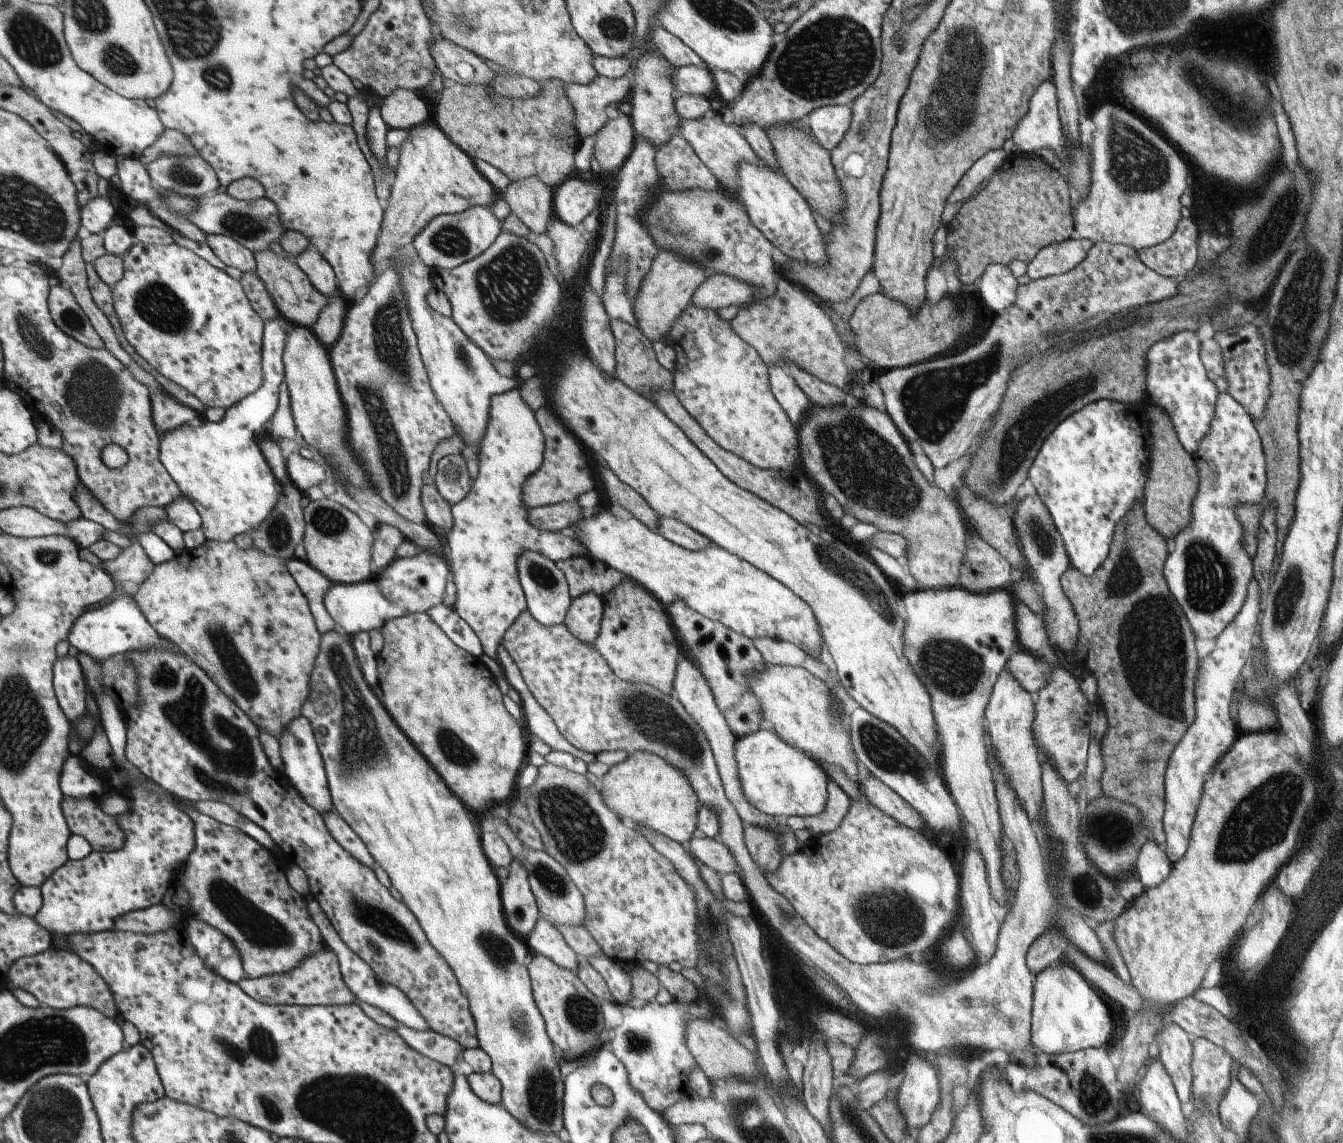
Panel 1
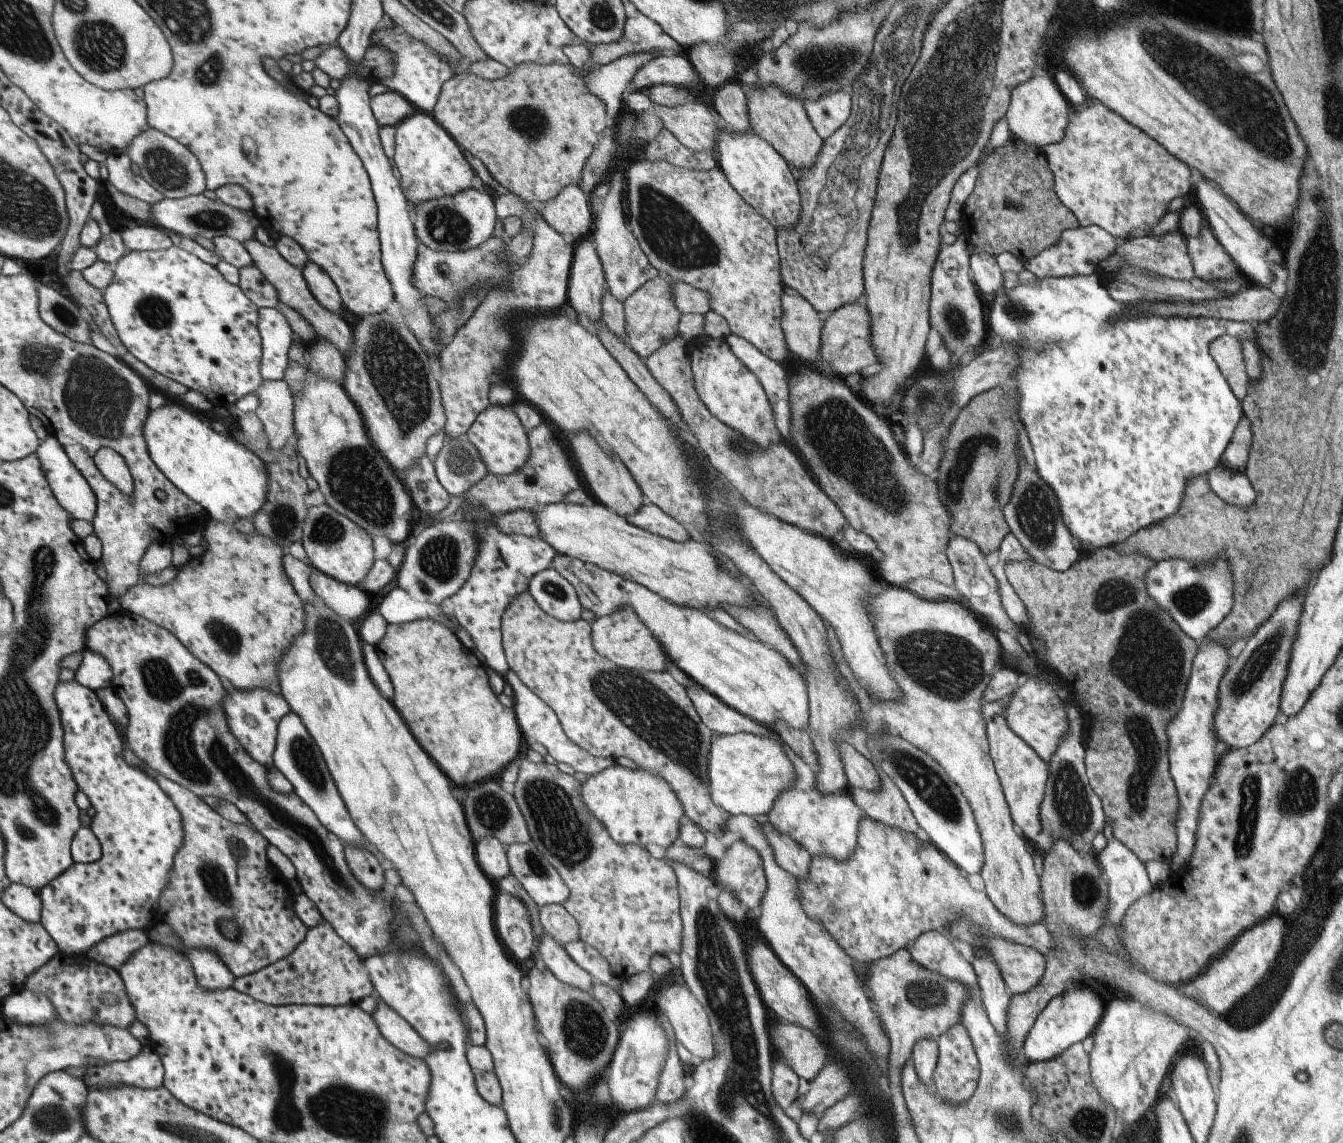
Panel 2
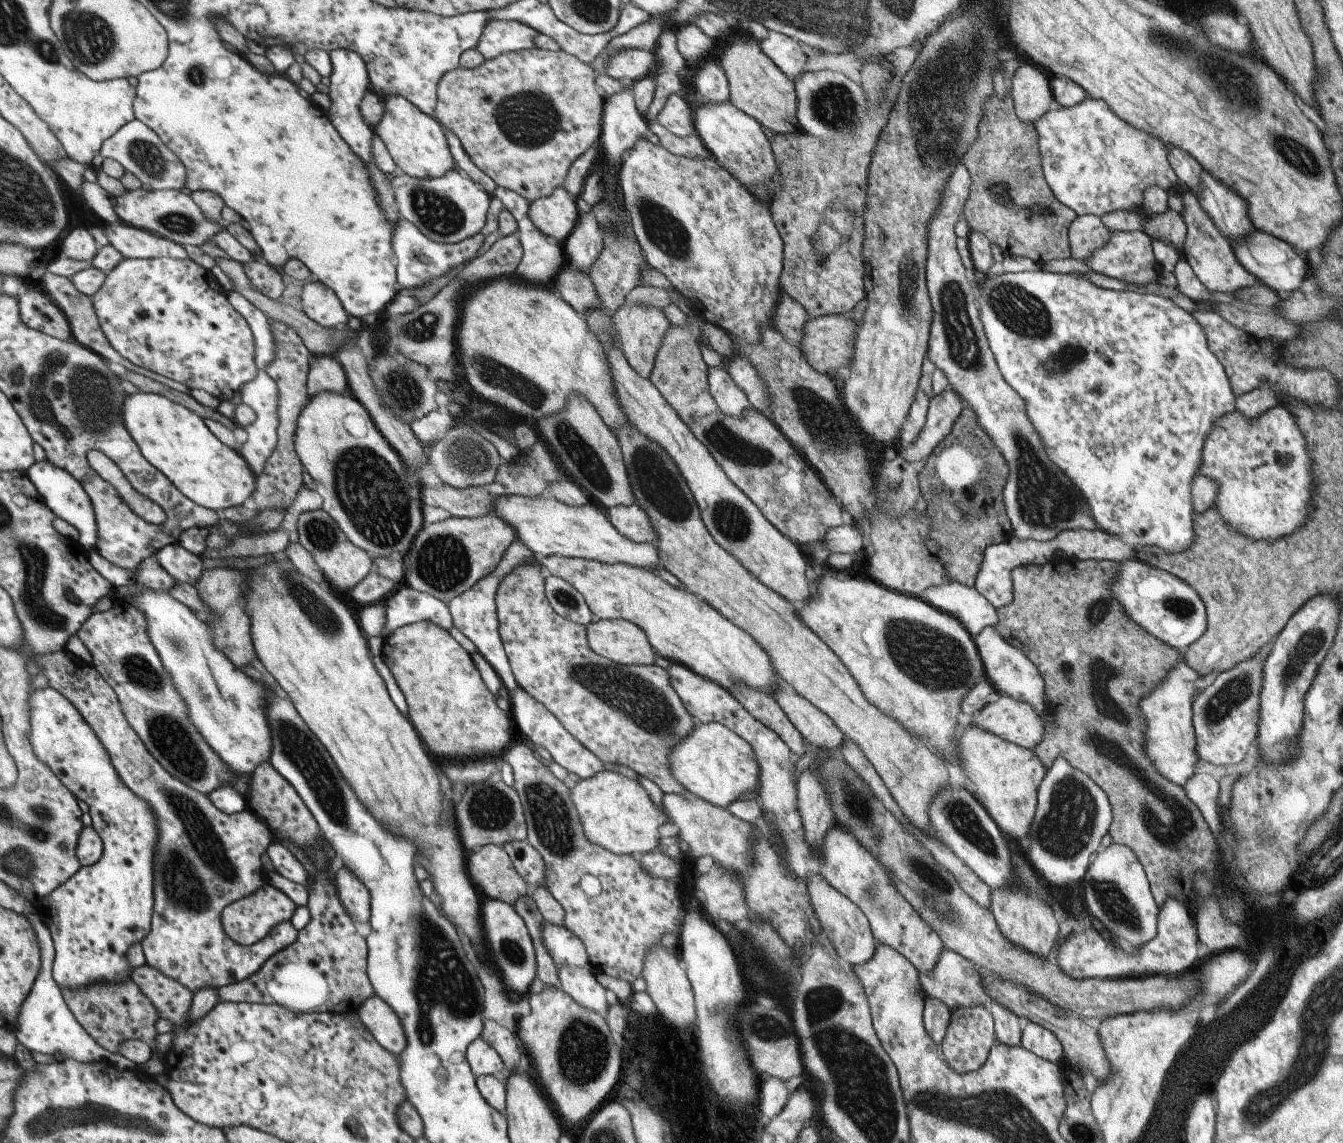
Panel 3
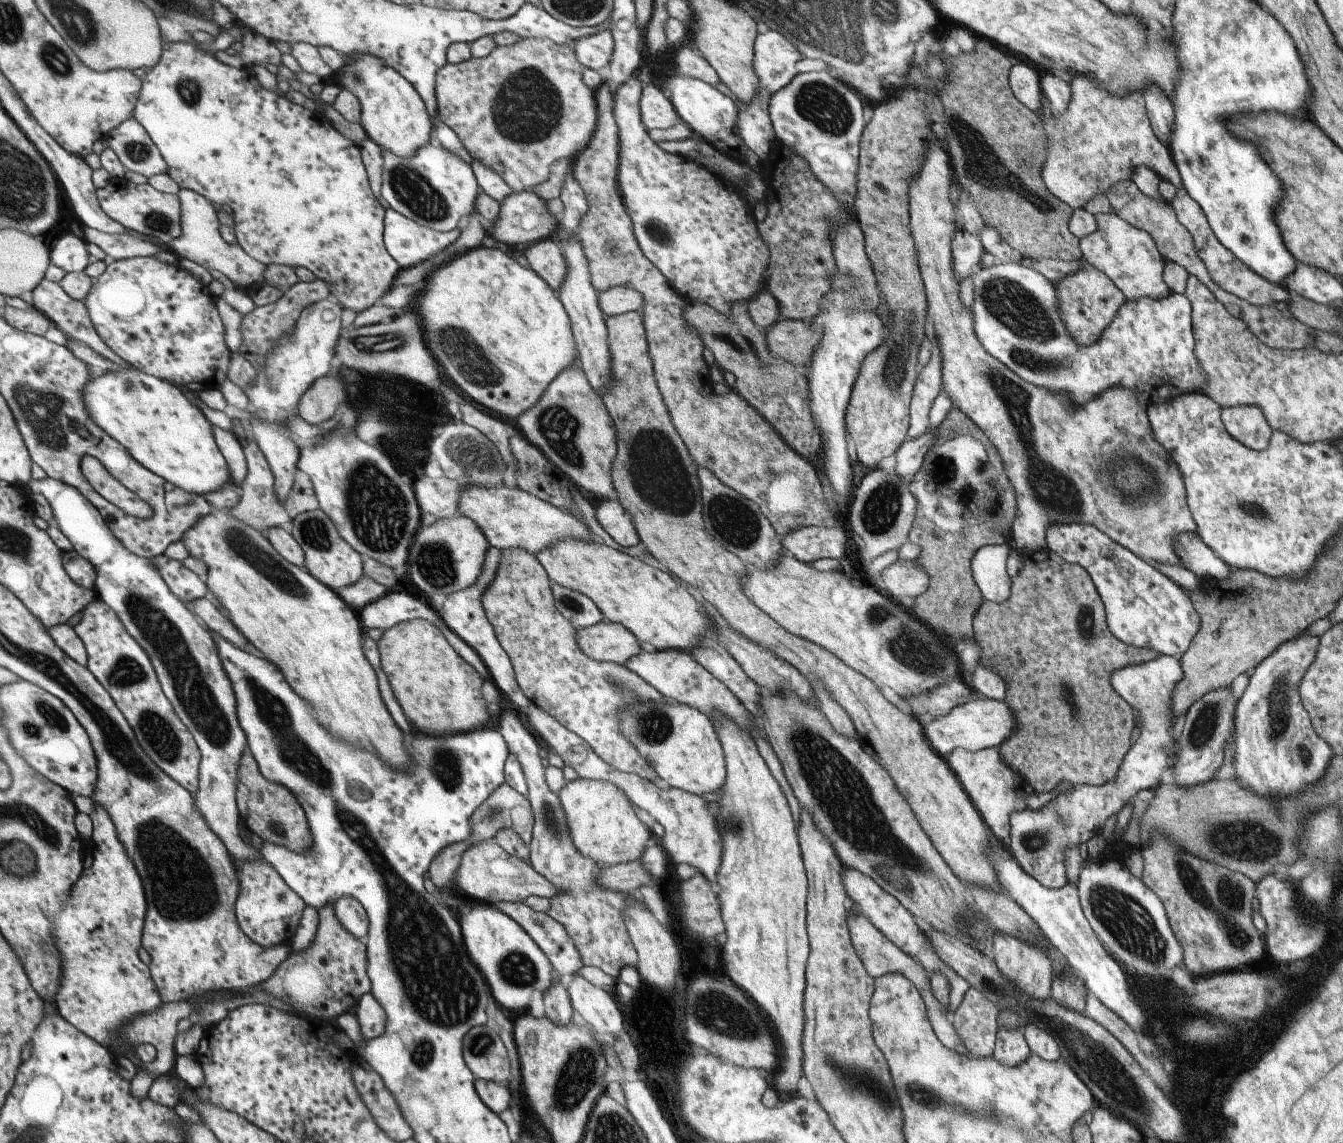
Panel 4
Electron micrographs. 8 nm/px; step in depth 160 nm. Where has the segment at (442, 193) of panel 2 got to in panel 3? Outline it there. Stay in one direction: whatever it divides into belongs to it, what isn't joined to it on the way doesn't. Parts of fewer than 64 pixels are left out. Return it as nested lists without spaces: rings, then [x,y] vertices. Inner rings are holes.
[[[383,93],[382,96],[385,100],[385,114],[383,120],[375,127],[375,132],[382,136],[398,164],[399,172],[418,179],[436,179],[455,170],[461,171],[449,146],[446,129],[436,117],[424,113],[407,97],[392,93]]]

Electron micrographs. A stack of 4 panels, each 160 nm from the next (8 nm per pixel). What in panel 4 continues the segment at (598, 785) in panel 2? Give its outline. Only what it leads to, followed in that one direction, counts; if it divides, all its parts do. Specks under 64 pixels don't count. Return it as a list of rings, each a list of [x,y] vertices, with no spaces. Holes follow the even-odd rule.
[[[574,779],[557,793],[563,805],[573,846],[601,867],[612,867],[639,859],[646,849],[645,842],[652,836],[647,826],[639,821],[633,804],[617,786],[595,779]]]

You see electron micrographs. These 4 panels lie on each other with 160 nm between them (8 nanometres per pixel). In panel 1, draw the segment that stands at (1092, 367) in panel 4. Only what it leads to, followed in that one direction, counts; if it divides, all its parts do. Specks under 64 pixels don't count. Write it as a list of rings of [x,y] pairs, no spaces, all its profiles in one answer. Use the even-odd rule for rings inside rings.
[[[1181,331],[1157,341],[1146,352],[1146,398],[1147,403],[1166,412],[1176,432],[1177,441],[1190,455],[1196,451],[1197,443],[1208,435],[1208,426],[1212,420],[1214,404],[1218,395],[1216,386],[1207,378],[1204,366],[1198,357],[1200,342],[1195,337],[1196,331]],[[1099,399],[1080,408],[1077,412],[1071,413],[1068,417],[1063,419],[1044,439],[1031,461],[1028,468],[1027,477],[1029,482],[1035,488],[1036,495],[1041,499],[1043,506],[1050,514],[1053,526],[1059,533],[1060,539],[1065,549],[1065,554],[1069,559],[1070,566],[1078,570],[1081,574],[1089,576],[1095,572],[1095,569],[1105,560],[1109,552],[1109,546],[1114,533],[1114,528],[1121,519],[1132,509],[1135,503],[1143,504],[1144,499],[1144,484],[1146,474],[1148,473],[1148,454],[1150,453],[1150,440],[1152,433],[1148,432],[1148,421],[1144,419],[1142,413],[1142,404],[1127,405],[1117,401],[1110,401],[1107,399]]]

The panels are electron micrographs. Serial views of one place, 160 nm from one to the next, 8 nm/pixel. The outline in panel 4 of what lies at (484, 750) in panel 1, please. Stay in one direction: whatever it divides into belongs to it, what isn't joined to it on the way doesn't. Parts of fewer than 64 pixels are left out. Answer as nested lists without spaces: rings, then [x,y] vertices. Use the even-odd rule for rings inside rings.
[[[416,618],[400,622],[385,631],[381,640],[378,640],[378,645],[381,648],[381,667],[388,674],[393,690],[414,729],[417,728],[417,731],[425,732],[425,734],[446,737],[457,733],[479,731],[491,721],[491,714],[487,710],[487,700],[483,696],[485,679],[471,664],[457,654],[457,650],[449,644],[443,632],[437,626],[433,626],[429,620]]]

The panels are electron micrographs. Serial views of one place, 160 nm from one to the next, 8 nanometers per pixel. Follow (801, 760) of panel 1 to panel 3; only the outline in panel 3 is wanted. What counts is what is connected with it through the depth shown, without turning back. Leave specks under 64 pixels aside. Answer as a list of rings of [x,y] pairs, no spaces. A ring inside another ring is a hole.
[[[695,723],[692,732],[671,749],[667,762],[670,774],[689,795],[722,809],[743,794],[759,792],[760,780],[753,749],[738,734],[719,723]]]

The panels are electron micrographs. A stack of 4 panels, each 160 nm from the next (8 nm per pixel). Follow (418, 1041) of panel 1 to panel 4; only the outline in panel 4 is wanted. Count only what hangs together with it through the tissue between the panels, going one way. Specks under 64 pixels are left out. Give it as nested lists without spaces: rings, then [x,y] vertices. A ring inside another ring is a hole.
[[[373,993],[364,994],[356,1006],[356,1018],[365,1038],[382,1037],[388,1029],[386,1010]]]

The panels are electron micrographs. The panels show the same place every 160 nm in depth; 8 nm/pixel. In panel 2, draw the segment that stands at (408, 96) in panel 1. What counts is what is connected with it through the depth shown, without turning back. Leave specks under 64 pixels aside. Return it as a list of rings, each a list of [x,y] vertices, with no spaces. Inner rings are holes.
[[[391,90],[373,97],[371,106],[381,127],[397,127],[418,111],[410,100]]]

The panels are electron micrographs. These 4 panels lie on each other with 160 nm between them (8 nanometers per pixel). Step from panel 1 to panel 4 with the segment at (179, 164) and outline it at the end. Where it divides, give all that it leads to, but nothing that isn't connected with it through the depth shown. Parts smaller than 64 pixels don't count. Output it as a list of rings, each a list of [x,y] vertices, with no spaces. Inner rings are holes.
[[[135,116],[112,131],[107,141],[109,148],[115,151],[127,171],[139,173],[147,178],[168,174],[169,163],[165,161],[147,129]]]

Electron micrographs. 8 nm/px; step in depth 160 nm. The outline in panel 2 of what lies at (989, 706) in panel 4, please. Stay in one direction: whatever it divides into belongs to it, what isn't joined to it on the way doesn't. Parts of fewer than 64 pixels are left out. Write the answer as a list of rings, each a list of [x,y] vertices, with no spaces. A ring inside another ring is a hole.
[[[1025,677],[1007,701],[1003,716],[1009,728],[1026,742],[1044,762],[1050,761],[1059,741],[1068,729],[1065,707],[1067,700],[1058,699],[1058,694],[1045,679]]]

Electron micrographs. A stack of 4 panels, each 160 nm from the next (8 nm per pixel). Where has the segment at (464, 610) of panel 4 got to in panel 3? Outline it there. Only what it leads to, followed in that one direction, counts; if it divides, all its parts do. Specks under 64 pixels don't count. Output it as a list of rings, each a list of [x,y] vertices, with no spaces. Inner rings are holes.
[[[517,538],[505,551],[501,559],[500,566],[497,567],[489,576],[482,578],[471,590],[464,592],[461,596],[453,599],[449,604],[454,626],[459,629],[469,640],[475,644],[479,653],[489,662],[490,666],[499,676],[502,685],[508,690],[509,694],[518,688],[515,677],[512,675],[508,660],[505,656],[504,637],[500,633],[500,617],[498,616],[498,606],[496,603],[498,588],[501,586],[506,574],[519,565],[529,565],[539,562],[534,554],[522,545]]]

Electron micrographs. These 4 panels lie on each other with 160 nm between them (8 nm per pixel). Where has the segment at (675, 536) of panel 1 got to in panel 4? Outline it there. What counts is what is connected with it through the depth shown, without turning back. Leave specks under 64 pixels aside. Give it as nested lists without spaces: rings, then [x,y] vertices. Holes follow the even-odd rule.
[[[617,498],[602,501],[595,509],[595,518],[601,528],[622,547],[635,546],[640,542],[631,515],[619,504]]]

